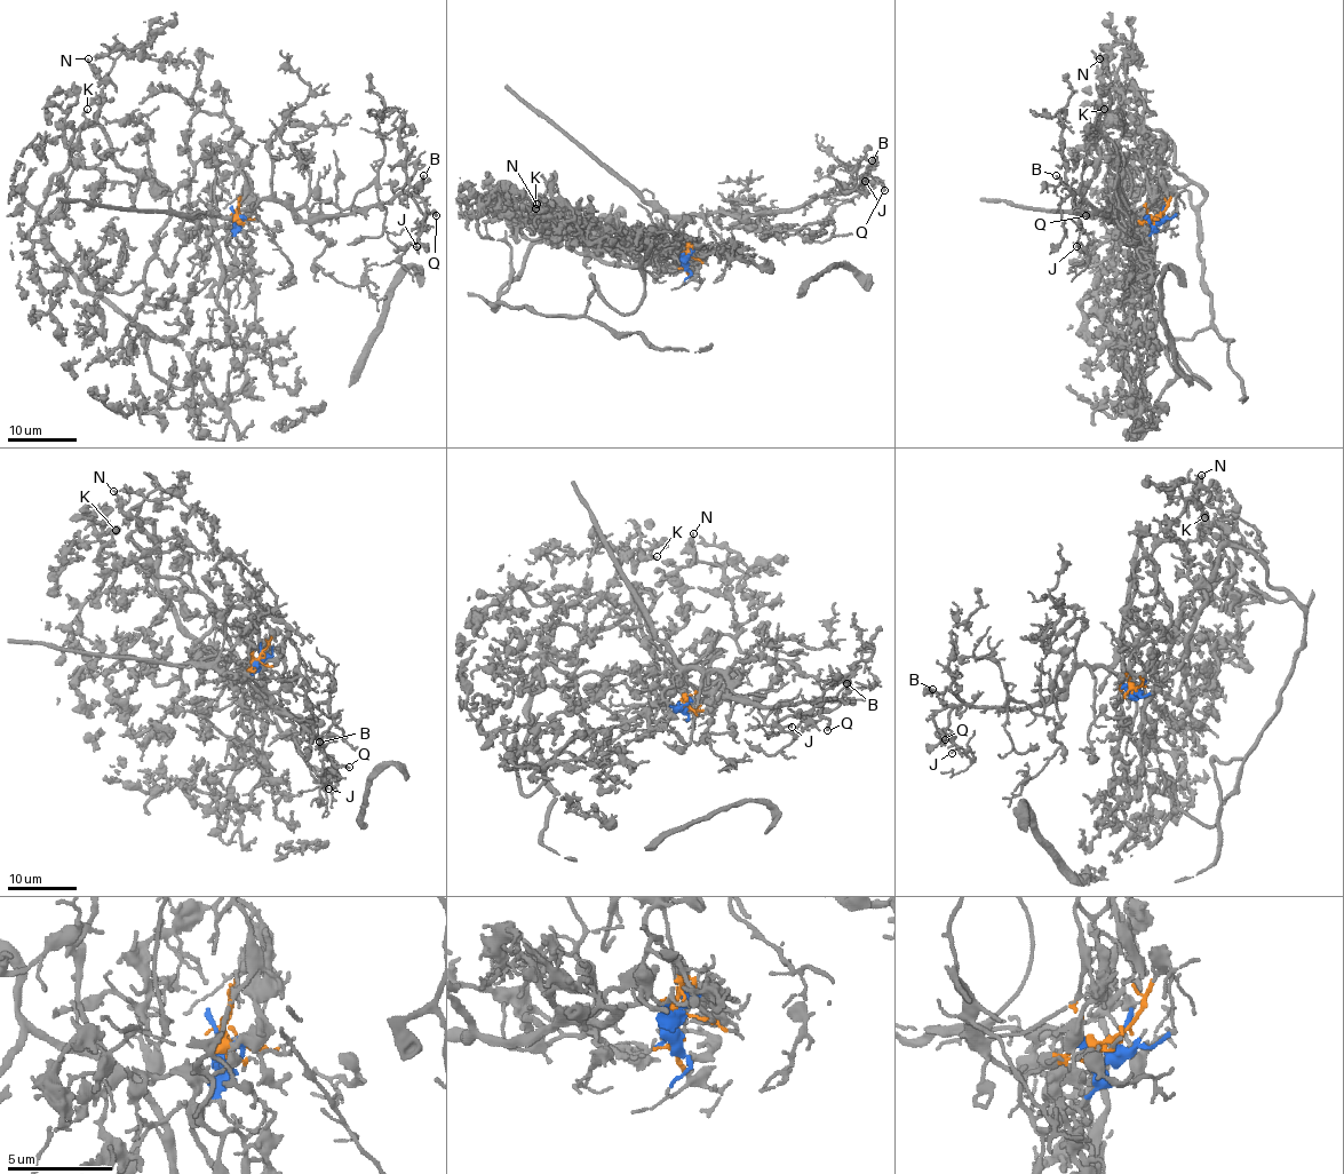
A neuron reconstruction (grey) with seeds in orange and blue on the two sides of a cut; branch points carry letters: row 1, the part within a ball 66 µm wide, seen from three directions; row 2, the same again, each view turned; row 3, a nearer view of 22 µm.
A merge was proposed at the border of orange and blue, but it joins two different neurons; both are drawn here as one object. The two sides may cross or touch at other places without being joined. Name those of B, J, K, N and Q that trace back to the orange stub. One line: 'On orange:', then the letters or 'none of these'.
On orange: B, J, Q

